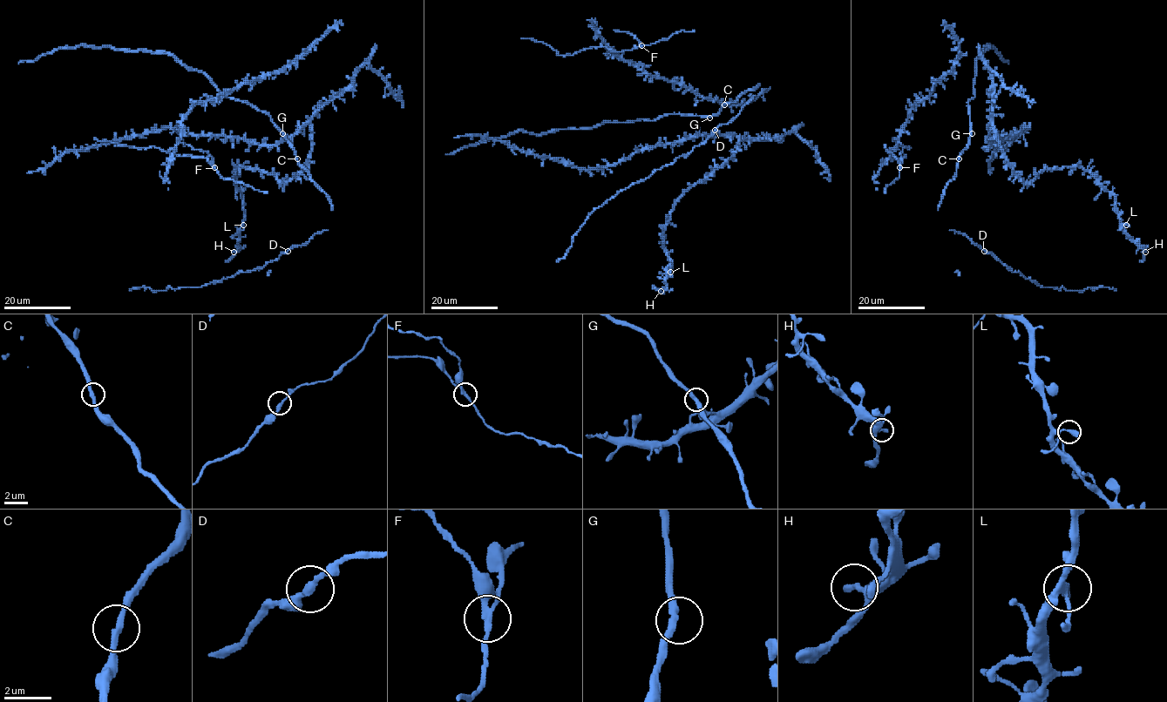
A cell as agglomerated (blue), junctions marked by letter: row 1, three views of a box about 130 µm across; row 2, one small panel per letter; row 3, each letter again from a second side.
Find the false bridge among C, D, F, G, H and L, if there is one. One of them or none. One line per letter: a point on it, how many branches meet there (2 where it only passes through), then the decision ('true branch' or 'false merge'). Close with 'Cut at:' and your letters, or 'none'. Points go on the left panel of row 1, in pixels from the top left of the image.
C: place (297, 158); branches 2; true branch
D: place (288, 251); branches 2; true branch
F: place (214, 167); branches 2; false merge
G: place (282, 133); branches 2; true branch
H: place (234, 252); branches 2; true branch
L: place (243, 225); branches 2; true branch
Cut at: F

